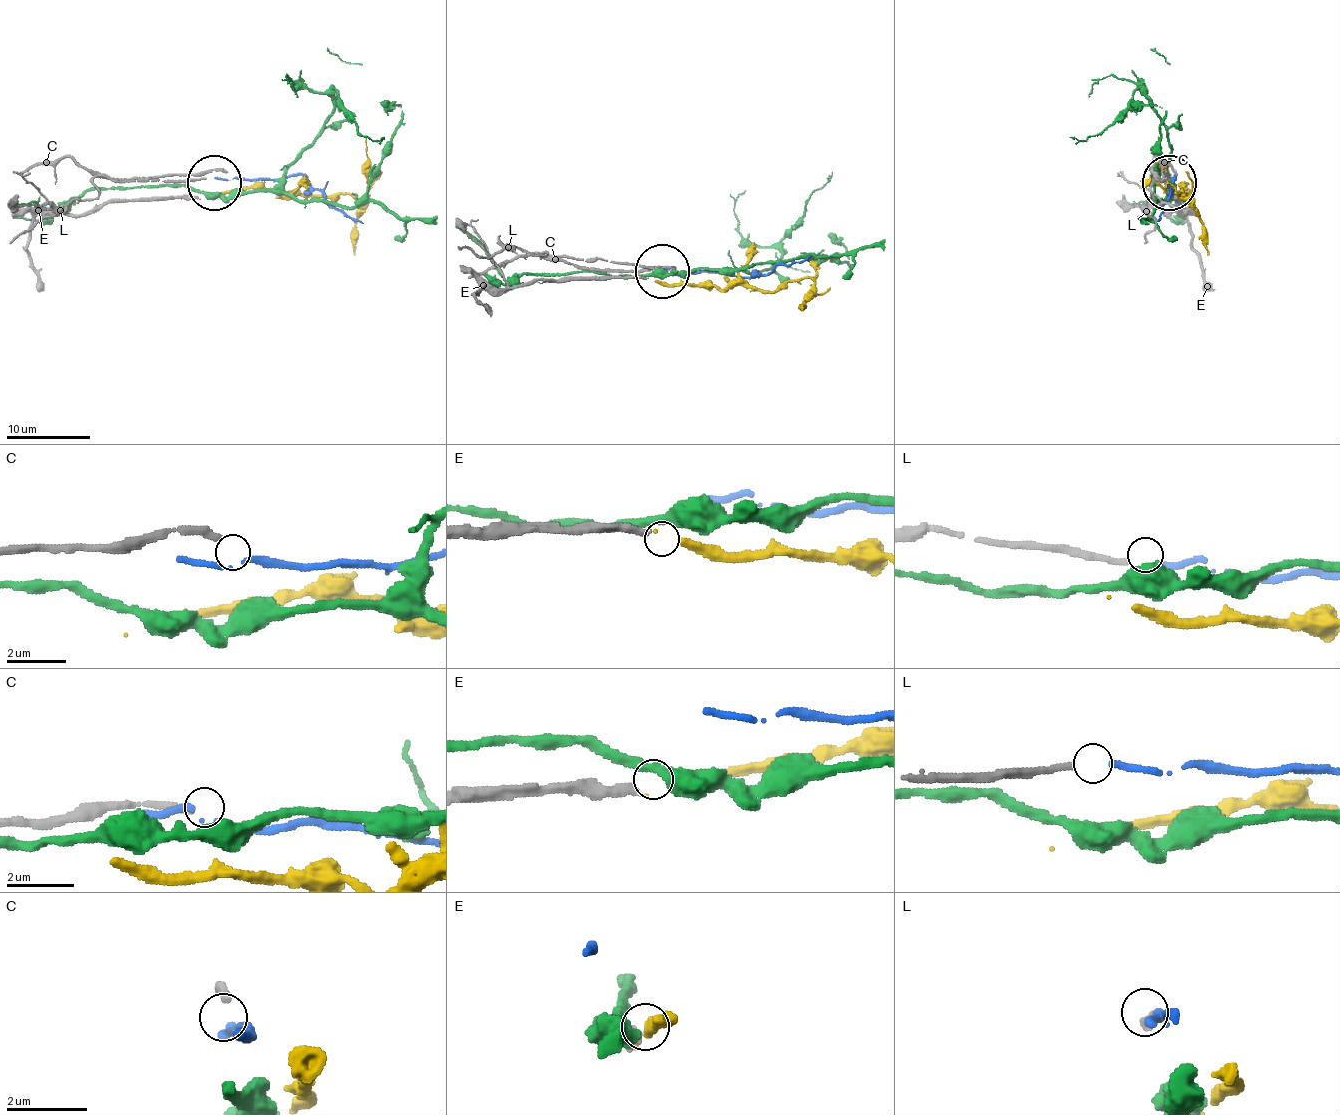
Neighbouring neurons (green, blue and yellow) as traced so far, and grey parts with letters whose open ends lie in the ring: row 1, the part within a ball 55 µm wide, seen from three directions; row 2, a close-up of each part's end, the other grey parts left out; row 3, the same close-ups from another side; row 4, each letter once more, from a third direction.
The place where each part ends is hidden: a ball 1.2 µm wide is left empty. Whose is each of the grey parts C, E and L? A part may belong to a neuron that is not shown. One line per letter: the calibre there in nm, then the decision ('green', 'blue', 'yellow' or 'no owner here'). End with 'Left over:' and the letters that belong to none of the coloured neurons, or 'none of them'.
C: calibre 240 nm; no owner here
E: calibre 260 nm; yellow
L: calibre 200 nm; blue
Left over: C

